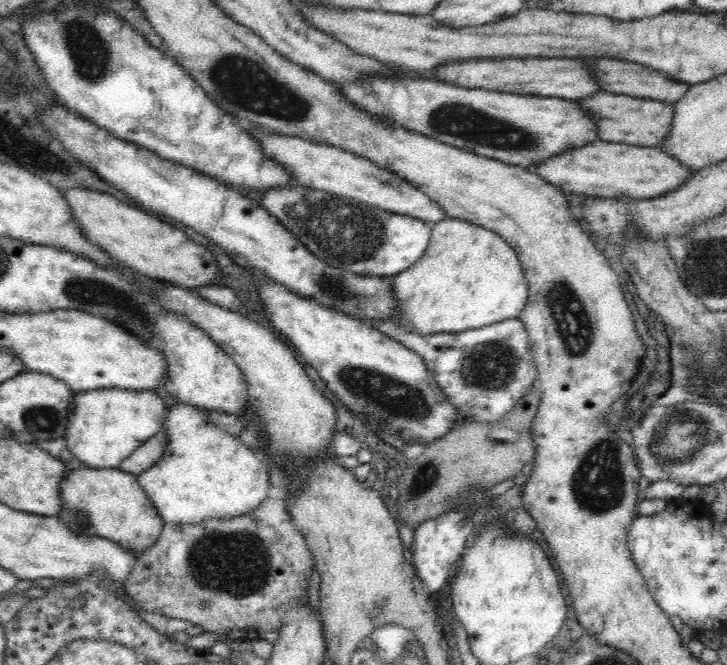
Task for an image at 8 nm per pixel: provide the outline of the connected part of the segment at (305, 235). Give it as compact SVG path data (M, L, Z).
M302 185L268 188L266 192L245 192L242 195L262 206L277 222L286 228L314 257L326 262L327 266L342 268L359 276L393 277L410 268L427 251L432 225L425 221L402 214L390 214L386 210L356 202L353 198L338 196L324 190Z

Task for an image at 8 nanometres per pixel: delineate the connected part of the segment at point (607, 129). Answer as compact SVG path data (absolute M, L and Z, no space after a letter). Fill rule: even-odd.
M606 91L594 92L592 96L578 98L576 105L588 113L596 125L598 139L606 142L621 142L627 145L639 147L656 147L658 142L664 140L664 136L670 132L672 104L648 98L634 98L626 94L607 93Z

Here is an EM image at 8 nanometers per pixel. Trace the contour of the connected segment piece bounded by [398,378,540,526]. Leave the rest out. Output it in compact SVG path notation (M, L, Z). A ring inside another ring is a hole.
M540 380L533 382L528 394L520 399L507 417L493 423L459 421L443 437L426 444L424 451L409 460L402 478L398 480L398 510L404 523L418 526L424 520L436 518L446 512L444 502L448 496L468 494L466 490L490 489L509 478L515 477L526 462L534 460L534 441L530 435L530 424L540 404ZM500 427L512 428L519 434L516 442L504 444L492 440L488 434Z

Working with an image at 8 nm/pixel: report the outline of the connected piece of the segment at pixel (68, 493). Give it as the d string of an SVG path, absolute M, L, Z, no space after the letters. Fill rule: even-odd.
M81 466L67 471L60 481L58 493L62 510L56 517L73 533L107 538L140 554L160 536L162 517L139 486L137 475L119 468L93 469Z

